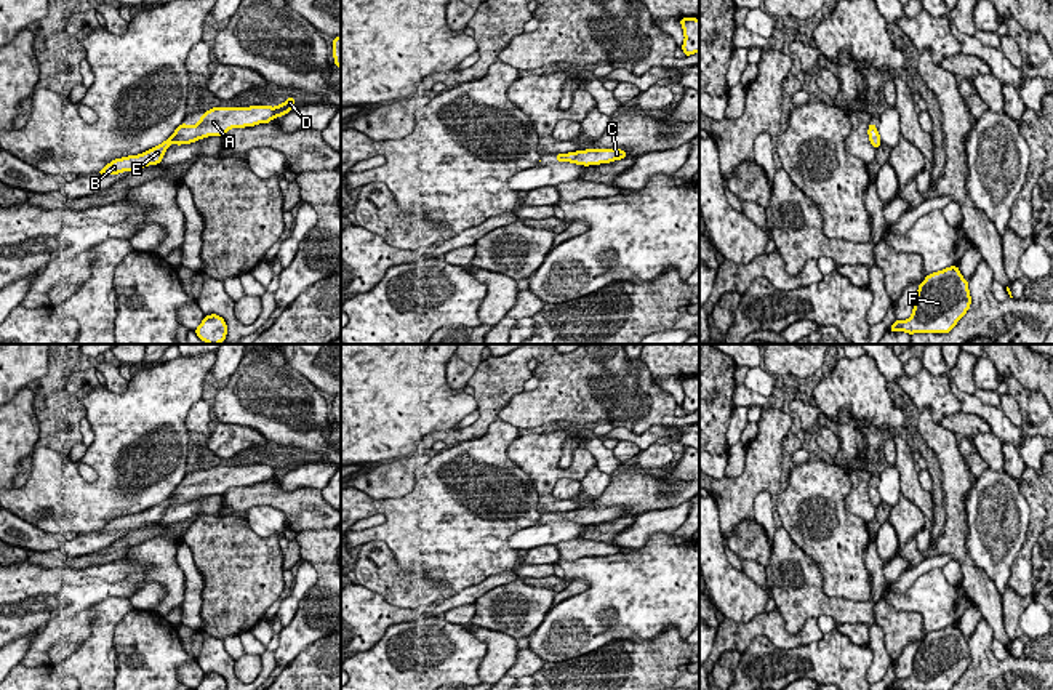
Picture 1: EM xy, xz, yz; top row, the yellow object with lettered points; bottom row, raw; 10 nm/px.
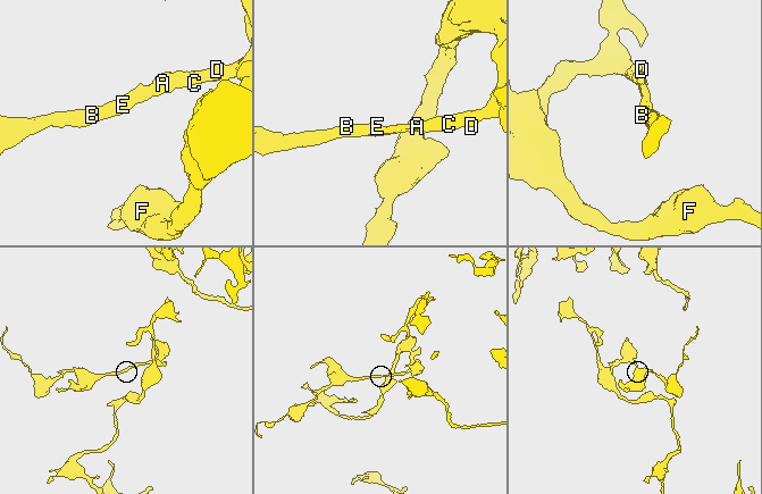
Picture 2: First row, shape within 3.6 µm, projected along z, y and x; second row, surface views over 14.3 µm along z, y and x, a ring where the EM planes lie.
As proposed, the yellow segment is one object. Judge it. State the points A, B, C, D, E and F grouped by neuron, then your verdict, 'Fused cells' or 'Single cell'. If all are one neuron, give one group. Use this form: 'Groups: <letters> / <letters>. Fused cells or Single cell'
Groups: A B C D E F. Single cell

